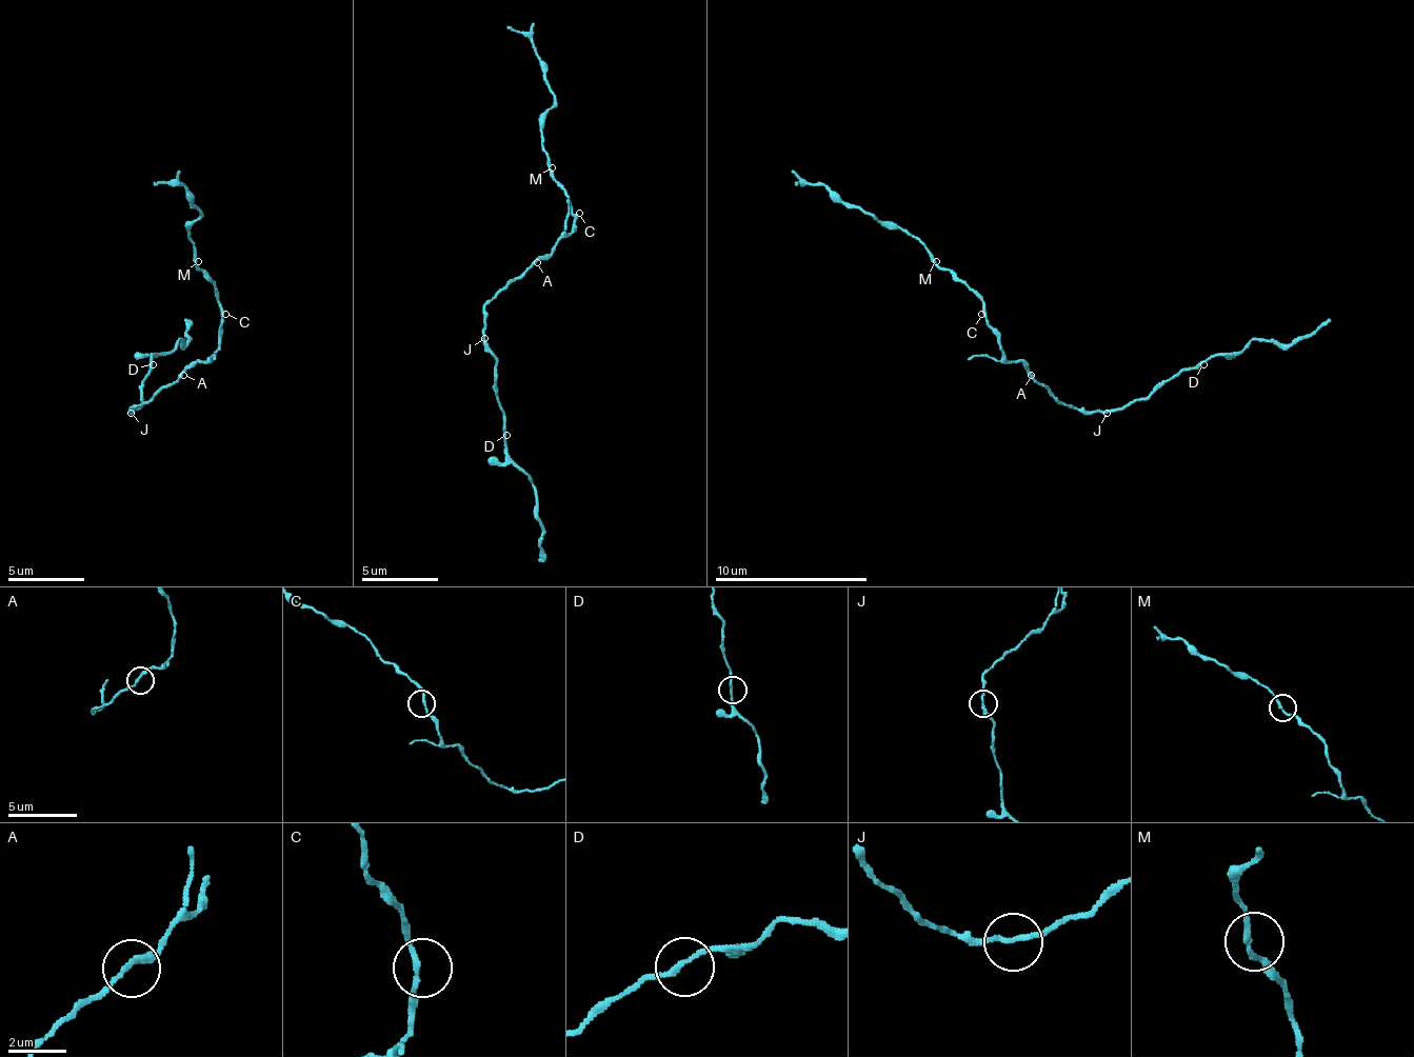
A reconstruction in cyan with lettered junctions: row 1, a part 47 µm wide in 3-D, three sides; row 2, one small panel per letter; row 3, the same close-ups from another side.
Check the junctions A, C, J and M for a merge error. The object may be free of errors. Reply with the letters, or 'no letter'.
J

